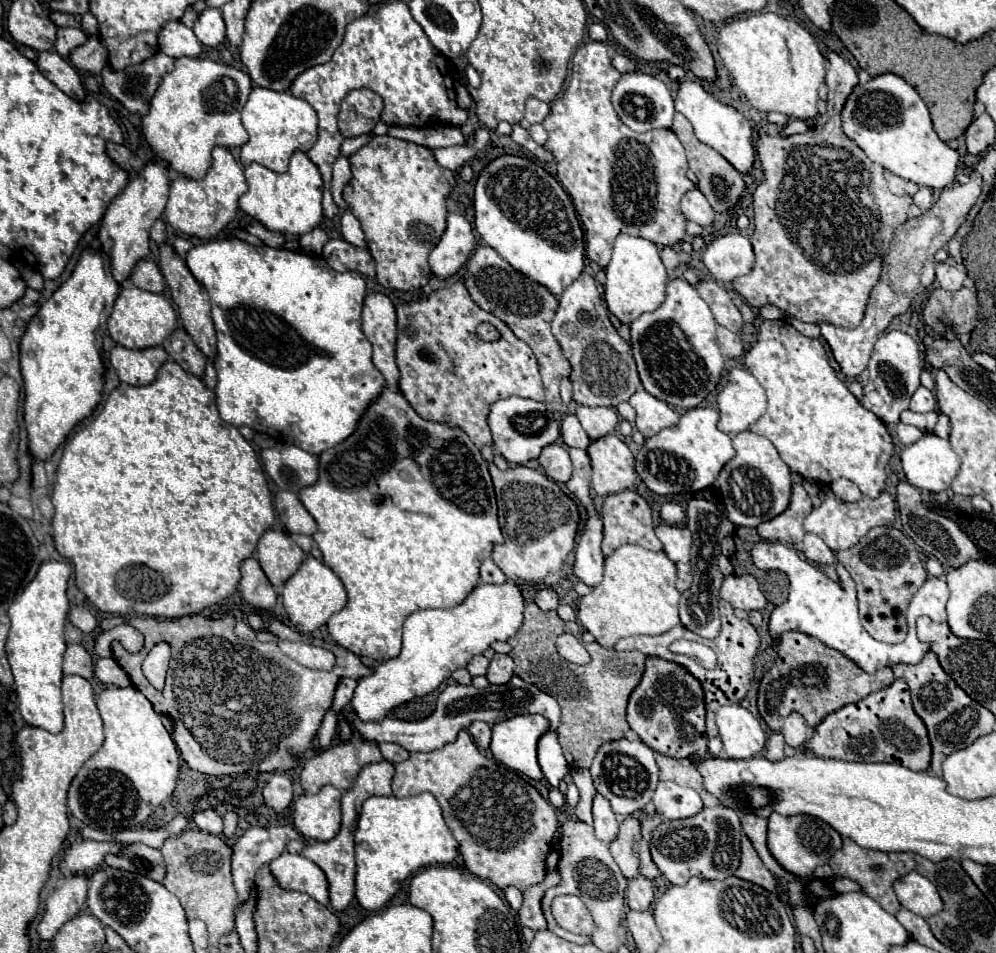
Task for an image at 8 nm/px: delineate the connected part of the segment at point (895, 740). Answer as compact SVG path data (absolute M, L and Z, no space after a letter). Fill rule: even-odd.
M894 681L888 689L868 695L864 701L846 705L824 717L816 727L804 751L812 751L816 757L840 759L840 761L866 761L866 763L900 763L912 771L928 771L930 765L930 741L920 717L916 717L910 691L904 681Z

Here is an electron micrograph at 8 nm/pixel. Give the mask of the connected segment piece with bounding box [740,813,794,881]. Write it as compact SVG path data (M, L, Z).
M746 813L746 815L740 817L740 823L742 823L742 831L748 835L748 839L754 845L754 849L758 851L762 863L774 875L780 875L786 881L792 881L794 877L788 877L788 873L784 873L784 869L780 869L780 865L776 865L776 861L772 861L772 855L768 853L768 847L766 847L766 819L762 819L758 815L752 815L752 813Z

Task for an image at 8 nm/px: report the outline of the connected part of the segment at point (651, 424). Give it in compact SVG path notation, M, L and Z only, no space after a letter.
M638 389L630 397L630 405L638 413L636 415L636 429L644 437L654 437L662 429L672 427L678 421L678 413L670 405L664 405L664 401L658 401L644 389Z

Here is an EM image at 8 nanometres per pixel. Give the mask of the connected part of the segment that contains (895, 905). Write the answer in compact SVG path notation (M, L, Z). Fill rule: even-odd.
M844 837L844 847L840 851L836 851L830 857L830 867L834 877L848 877L852 881L856 881L860 885L860 891L868 897L872 897L882 909L886 909L888 913L896 915L900 909L900 903L894 895L894 881L904 877L906 873L916 869L916 861L912 853L882 853L882 851L872 851L872 849L862 849L858 847L852 839Z

